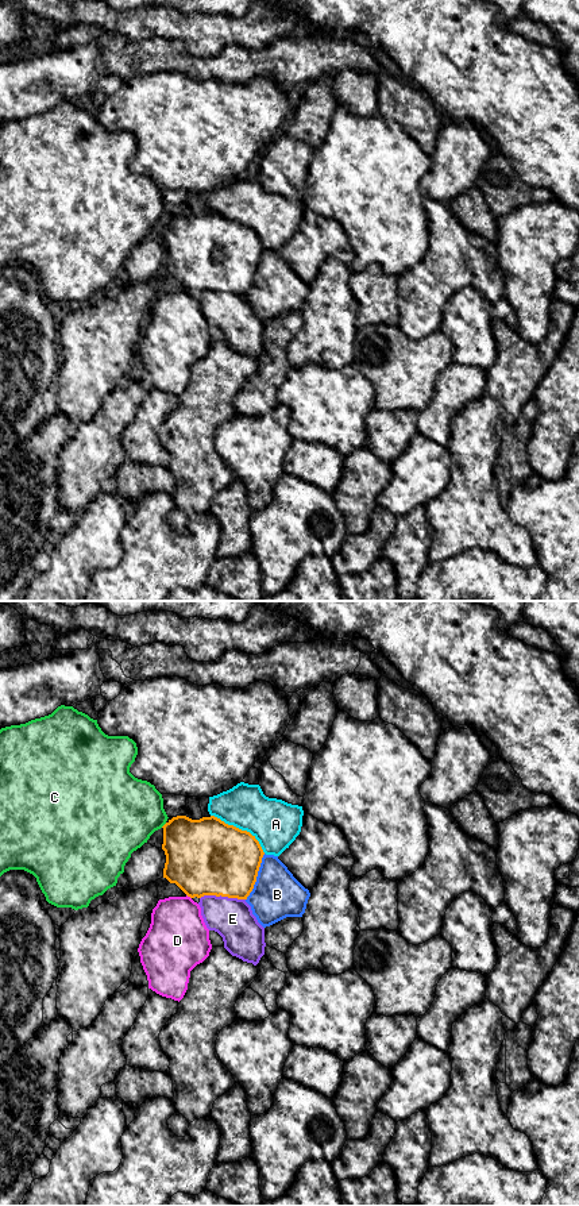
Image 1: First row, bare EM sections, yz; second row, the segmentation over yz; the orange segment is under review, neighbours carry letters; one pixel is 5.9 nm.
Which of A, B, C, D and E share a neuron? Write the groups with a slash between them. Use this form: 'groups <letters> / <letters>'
groups A / B / C / D / E

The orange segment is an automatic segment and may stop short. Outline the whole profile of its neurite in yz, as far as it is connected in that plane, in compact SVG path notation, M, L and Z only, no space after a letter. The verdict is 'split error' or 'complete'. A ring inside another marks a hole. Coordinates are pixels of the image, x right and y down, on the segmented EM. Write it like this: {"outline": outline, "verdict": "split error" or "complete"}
{"outline": "M177 816L163 827L162 849L166 855L163 878L175 883L188 897L204 895L247 899L256 882L265 855L259 841L247 831L211 816L192 820Z", "verdict": "complete"}

